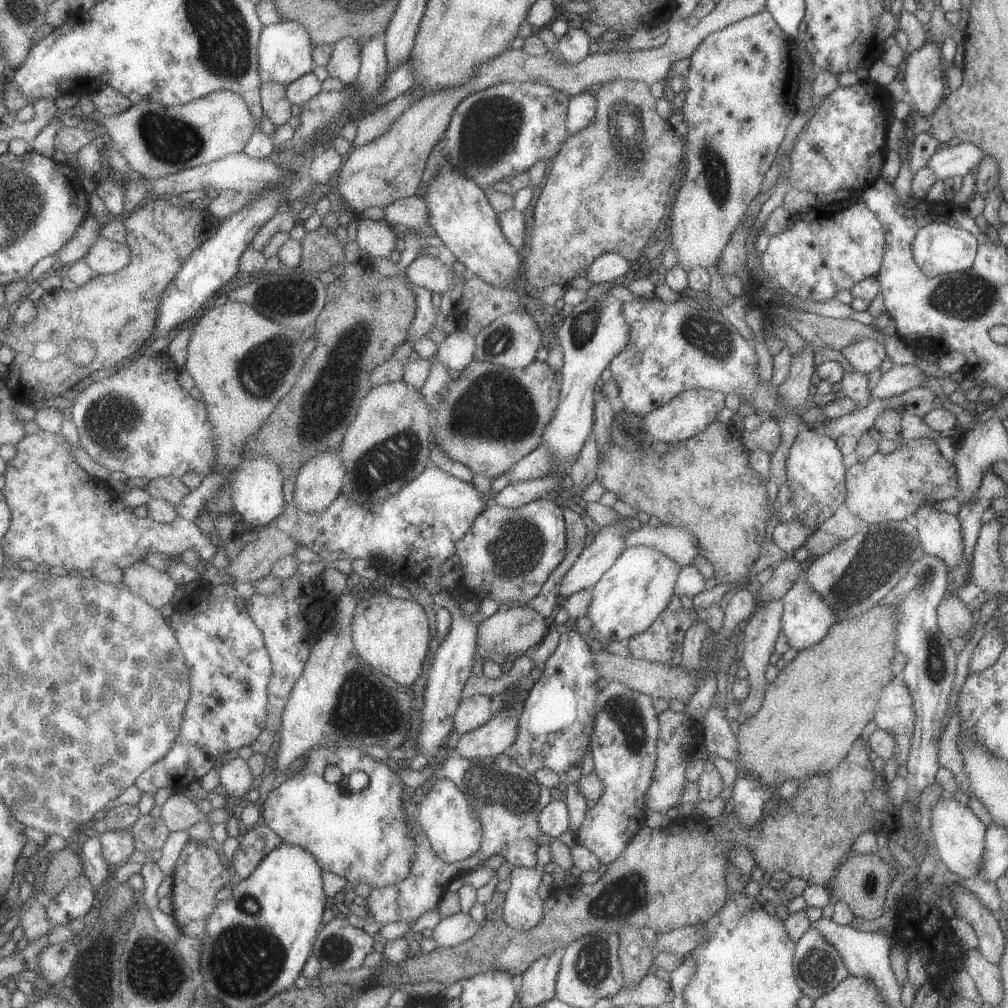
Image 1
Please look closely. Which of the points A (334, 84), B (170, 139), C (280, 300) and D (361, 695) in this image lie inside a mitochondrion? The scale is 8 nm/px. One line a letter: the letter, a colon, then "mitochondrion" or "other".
A: other
B: mitochondrion
C: mitochondrion
D: mitochondrion

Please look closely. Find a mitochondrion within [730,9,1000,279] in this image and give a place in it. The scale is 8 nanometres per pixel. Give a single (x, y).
(815, 148)

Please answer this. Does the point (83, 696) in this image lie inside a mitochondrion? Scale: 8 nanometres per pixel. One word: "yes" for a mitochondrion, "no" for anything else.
yes

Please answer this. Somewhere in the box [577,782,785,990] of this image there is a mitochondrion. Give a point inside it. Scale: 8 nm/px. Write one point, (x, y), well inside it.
(628, 893)

